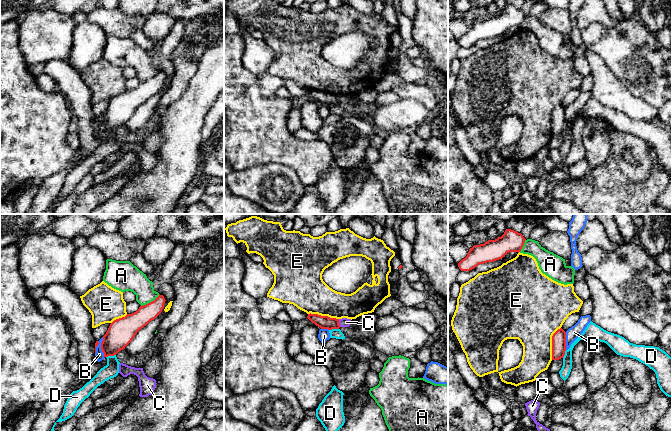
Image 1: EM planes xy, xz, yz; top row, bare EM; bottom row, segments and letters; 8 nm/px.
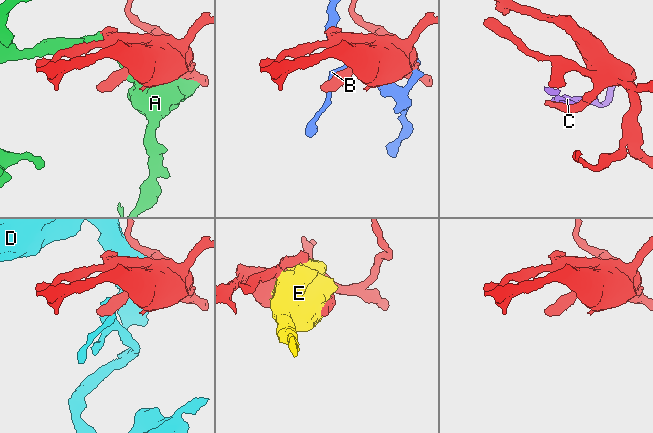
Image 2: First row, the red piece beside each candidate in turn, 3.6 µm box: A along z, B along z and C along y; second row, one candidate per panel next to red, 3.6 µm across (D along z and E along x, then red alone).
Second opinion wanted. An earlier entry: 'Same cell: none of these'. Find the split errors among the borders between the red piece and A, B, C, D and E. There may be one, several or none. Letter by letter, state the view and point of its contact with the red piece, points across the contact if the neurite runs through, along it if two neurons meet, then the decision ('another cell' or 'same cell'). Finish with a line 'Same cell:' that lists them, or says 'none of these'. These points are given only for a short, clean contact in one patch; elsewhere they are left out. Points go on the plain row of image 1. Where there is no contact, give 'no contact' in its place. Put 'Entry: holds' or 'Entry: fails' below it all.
A: xy (150, 78) | another cell
B: xy (101, 123) | another cell
C: xz (338, 99) | along xz (338, 95), (340, 102) | another cell
D: xy (110, 131) | another cell
E: yz (552, 119) | another cell
Same cell: none of these
Entry: holds

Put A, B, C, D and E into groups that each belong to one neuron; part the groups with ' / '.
A / B / C / D / E

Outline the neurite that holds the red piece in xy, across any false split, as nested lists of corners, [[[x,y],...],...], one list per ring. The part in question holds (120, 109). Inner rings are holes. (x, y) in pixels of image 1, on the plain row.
[[[159,70],[154,77],[140,82],[136,88],[114,96],[101,119],[104,133],[114,132],[125,125],[137,108],[162,88],[165,77],[164,72]]]

